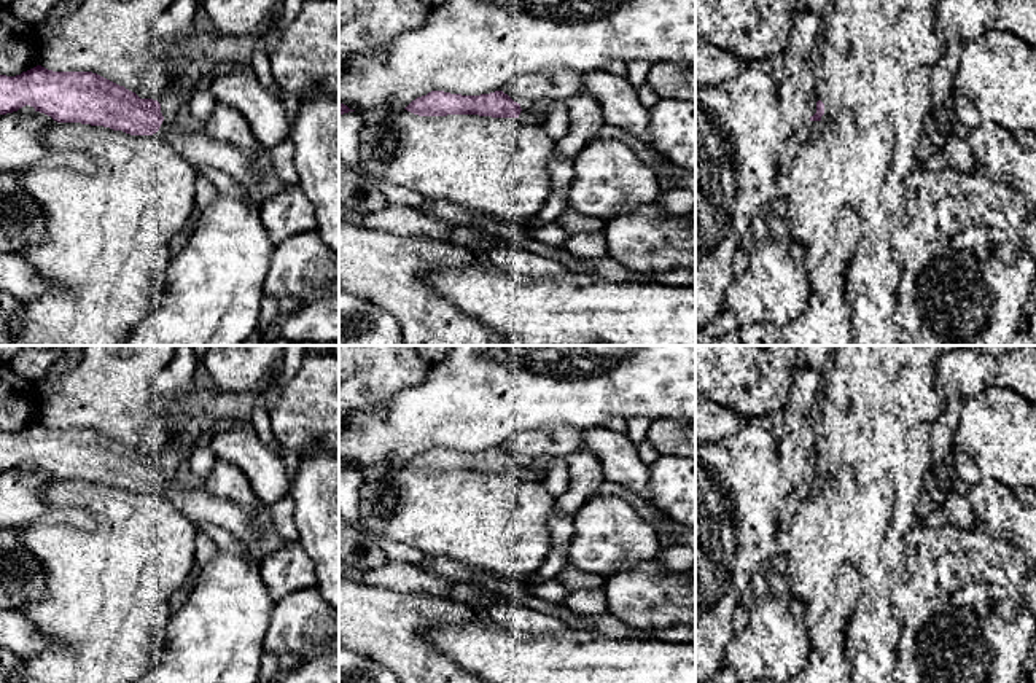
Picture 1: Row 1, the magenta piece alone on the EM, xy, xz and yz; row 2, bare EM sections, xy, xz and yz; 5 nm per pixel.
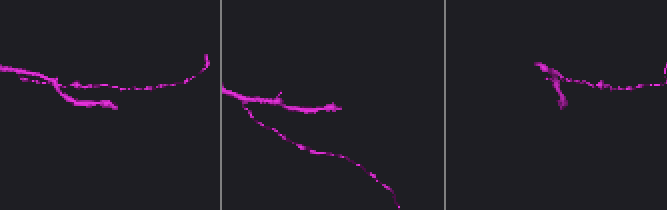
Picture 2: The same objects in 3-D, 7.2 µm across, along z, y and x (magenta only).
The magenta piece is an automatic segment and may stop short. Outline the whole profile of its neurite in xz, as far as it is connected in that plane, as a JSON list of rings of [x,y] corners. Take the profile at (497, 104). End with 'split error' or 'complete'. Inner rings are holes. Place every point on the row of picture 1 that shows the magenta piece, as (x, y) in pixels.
[[[431,91],[417,97],[404,110],[419,116],[447,116],[447,115],[479,115],[492,118],[519,118],[535,126],[544,126],[552,102],[541,99],[530,102],[527,108],[514,102],[503,91],[481,96],[462,96],[444,91]]]; split error

